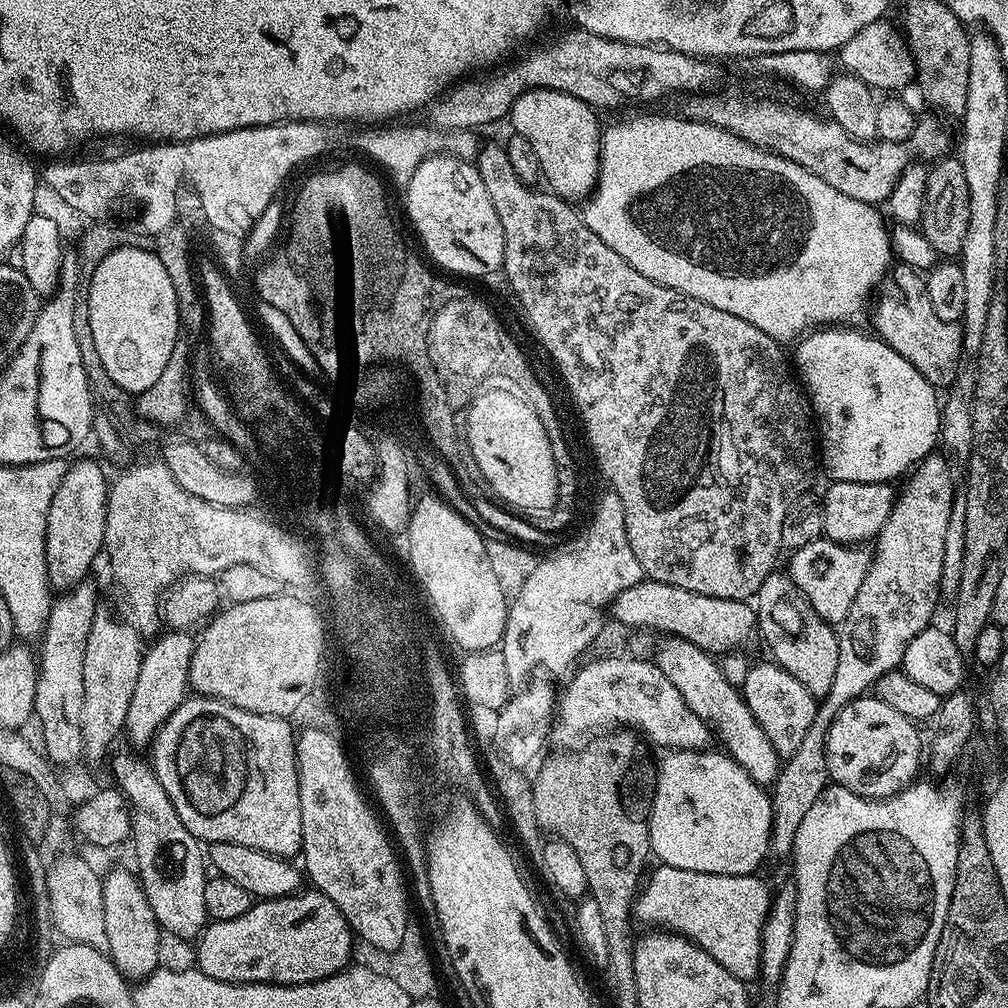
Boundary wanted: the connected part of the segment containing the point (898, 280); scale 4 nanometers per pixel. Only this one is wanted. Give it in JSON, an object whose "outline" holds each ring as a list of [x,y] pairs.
{"outline":[[[902,263],[891,269],[890,279],[879,289],[871,305],[870,320],[871,316],[872,324],[876,327],[873,328],[875,335],[902,354],[902,358],[906,358],[906,362],[910,362],[910,366],[922,374],[922,378],[937,386],[950,386],[955,382],[962,367],[961,325],[942,322],[942,318],[934,314],[926,294],[924,276],[917,269]]]}

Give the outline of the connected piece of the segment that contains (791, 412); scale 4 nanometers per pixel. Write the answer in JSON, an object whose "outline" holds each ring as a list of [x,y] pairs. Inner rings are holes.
{"outline":[[[485,143],[479,149],[479,155],[476,156],[474,163],[476,169],[482,174],[482,183],[486,185],[486,190],[490,194],[490,202],[494,202],[494,210],[498,210],[498,222],[502,222],[502,234],[504,235],[503,275],[508,275],[508,280],[512,283],[512,288],[516,291],[516,296],[520,299],[520,304],[524,307],[524,312],[528,315],[528,320],[532,323],[532,328],[536,331],[541,346],[552,355],[552,360],[556,363],[556,368],[560,371],[565,386],[572,391],[572,400],[576,403],[581,418],[584,419],[584,432],[588,435],[588,444],[592,447],[593,454],[596,455],[596,464],[600,467],[601,474],[608,479],[607,487],[616,492],[620,499],[620,505],[626,518],[626,534],[630,538],[630,548],[634,550],[638,562],[643,566],[645,577],[649,580],[666,582],[670,586],[682,586],[682,590],[690,590],[694,594],[706,594],[714,598],[747,601],[749,598],[755,597],[756,591],[760,589],[764,579],[777,567],[776,559],[779,558],[780,552],[782,553],[782,522],[786,518],[786,510],[790,510],[790,506],[803,492],[809,491],[813,487],[812,475],[815,474],[816,468],[818,472],[818,436],[814,431],[814,416],[789,361],[788,364],[784,361],[784,352],[780,349],[783,347],[777,340],[770,338],[762,330],[758,330],[758,326],[750,326],[750,322],[746,322],[726,310],[718,310],[718,306],[710,306],[698,298],[690,298],[678,290],[662,286],[658,282],[646,278],[646,274],[638,274],[638,270],[634,270],[634,266],[630,266],[630,262],[626,262],[626,258],[622,258],[622,254],[618,254],[613,248],[606,246],[606,242],[602,242],[602,238],[598,238],[598,234],[594,234],[594,230],[588,228],[587,224],[584,223],[583,215],[577,209],[575,212],[572,209],[575,207],[569,201],[563,200],[561,196],[557,196],[551,191],[539,192],[539,187],[524,184],[518,174],[514,172],[514,166],[510,164],[508,157],[508,149],[503,143],[488,145]]]}

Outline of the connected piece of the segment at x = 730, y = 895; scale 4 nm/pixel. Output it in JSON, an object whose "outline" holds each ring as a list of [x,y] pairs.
{"outline":[[[660,864],[650,872],[647,873],[634,901],[634,916],[639,923],[641,920],[644,924],[652,924],[648,926],[675,932],[694,941],[702,950],[706,950],[706,954],[714,958],[714,962],[718,962],[718,966],[730,970],[734,978],[751,982],[759,977],[763,924],[767,920],[773,900],[773,893],[770,890],[768,892],[767,886],[759,880],[759,875],[706,874],[698,870],[678,870],[669,864]]]}

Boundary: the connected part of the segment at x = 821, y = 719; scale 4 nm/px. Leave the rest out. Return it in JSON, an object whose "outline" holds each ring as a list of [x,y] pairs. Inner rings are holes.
{"outline":[[[939,454],[930,455],[920,461],[911,469],[907,480],[908,485],[902,490],[899,489],[890,518],[882,526],[880,535],[875,537],[876,552],[874,548],[871,553],[872,565],[868,568],[866,578],[862,578],[862,587],[854,597],[854,606],[850,606],[850,614],[846,614],[846,618],[838,626],[838,670],[834,673],[834,683],[830,685],[827,695],[819,701],[814,722],[810,730],[806,730],[806,739],[802,741],[802,746],[798,746],[798,750],[794,750],[794,754],[783,761],[781,770],[776,775],[776,782],[771,785],[772,837],[768,843],[771,859],[787,861],[791,857],[798,826],[802,826],[810,806],[818,802],[818,794],[822,794],[822,790],[830,783],[826,766],[826,734],[830,734],[834,718],[851,700],[865,695],[887,672],[897,671],[903,665],[910,638],[922,634],[922,630],[926,630],[933,623],[932,615],[936,612],[936,603],[942,600],[939,579],[942,577],[946,528],[950,523],[951,504],[958,488],[956,484],[952,485],[952,472]]]}

